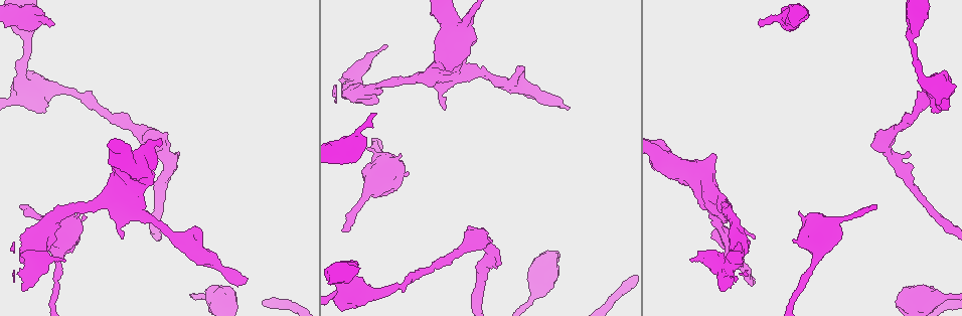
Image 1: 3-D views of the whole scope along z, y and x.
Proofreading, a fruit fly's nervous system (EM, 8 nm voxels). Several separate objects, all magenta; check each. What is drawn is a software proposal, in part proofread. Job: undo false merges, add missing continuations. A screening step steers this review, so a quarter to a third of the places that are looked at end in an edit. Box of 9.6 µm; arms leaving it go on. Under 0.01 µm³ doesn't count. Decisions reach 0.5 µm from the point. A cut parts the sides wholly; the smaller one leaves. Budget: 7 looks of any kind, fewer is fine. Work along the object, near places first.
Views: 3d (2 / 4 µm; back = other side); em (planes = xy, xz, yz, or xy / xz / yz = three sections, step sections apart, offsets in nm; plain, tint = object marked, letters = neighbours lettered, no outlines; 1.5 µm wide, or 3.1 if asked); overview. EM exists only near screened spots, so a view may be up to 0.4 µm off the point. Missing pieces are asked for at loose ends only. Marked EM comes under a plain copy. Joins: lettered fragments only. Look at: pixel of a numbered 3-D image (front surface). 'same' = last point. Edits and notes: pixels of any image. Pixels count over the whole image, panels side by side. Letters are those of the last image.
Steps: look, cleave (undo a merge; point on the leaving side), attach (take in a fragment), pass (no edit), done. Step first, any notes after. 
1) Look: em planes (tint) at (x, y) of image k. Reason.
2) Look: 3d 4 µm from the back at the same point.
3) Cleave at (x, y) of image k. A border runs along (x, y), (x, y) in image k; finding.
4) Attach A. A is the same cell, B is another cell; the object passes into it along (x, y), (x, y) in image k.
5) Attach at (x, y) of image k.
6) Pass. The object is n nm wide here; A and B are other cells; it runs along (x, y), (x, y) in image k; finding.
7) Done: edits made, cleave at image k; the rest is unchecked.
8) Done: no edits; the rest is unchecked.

Look: em yz step 4 (letters) at (21, 289) of image 1. Stops while still wide.

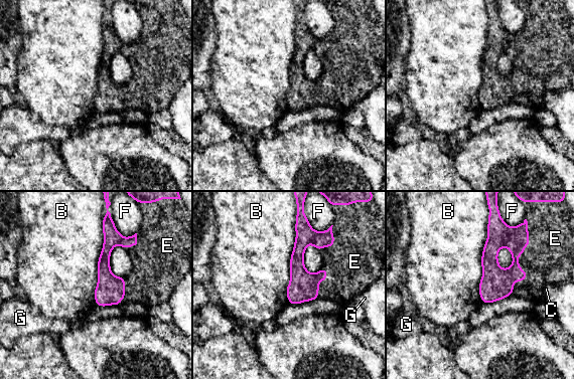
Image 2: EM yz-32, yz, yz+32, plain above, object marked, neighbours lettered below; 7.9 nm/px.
Attach E. The longest contact is with B, 600 nm; E is the same cell, B, C, F and G are other cells; it goes on there.

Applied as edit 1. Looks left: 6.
Look: em planes (letters) at (931, 110) of image 1. An open end.

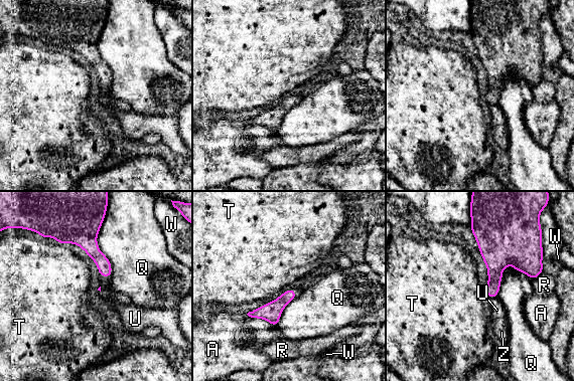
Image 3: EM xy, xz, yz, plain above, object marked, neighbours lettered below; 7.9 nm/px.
Pass. A, Q, R, T, U, W and Z are other cells; a border runs along (58, 242), (64, 244) in image 3; none of them fits.

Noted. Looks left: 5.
Look: 3d 4 µm from the back at (875, 209) of image 1. An open end.

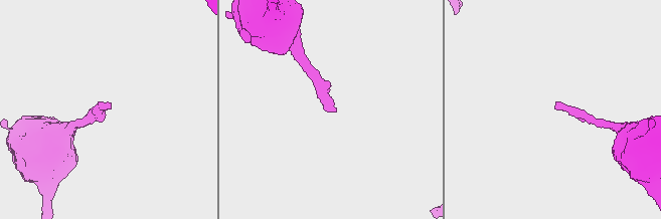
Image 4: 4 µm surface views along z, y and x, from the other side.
Look: em xy step 4 (tint) at (557, 108) of image 4. Need the tissue.

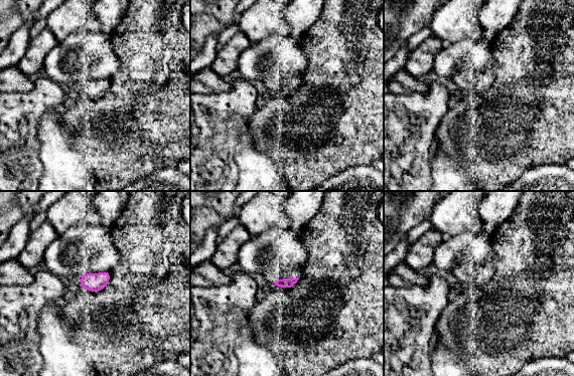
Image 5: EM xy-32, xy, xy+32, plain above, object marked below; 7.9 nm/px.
Look: em planes (letters) at the same point.

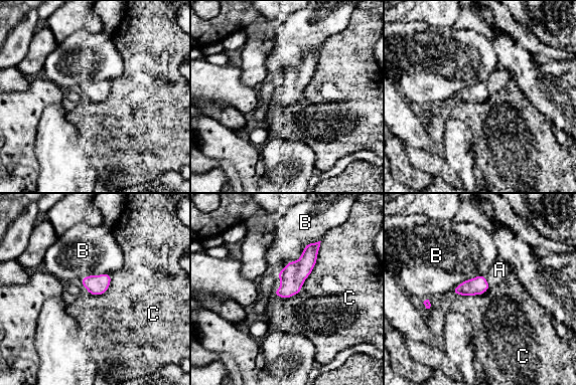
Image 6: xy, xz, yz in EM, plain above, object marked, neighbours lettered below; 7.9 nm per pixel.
Attach A. A is the same cell, B and C are other cells; the neuron continues.

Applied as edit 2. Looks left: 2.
Done: edits made, attach at image 2, attach at image 6; the rest is unchecked.

